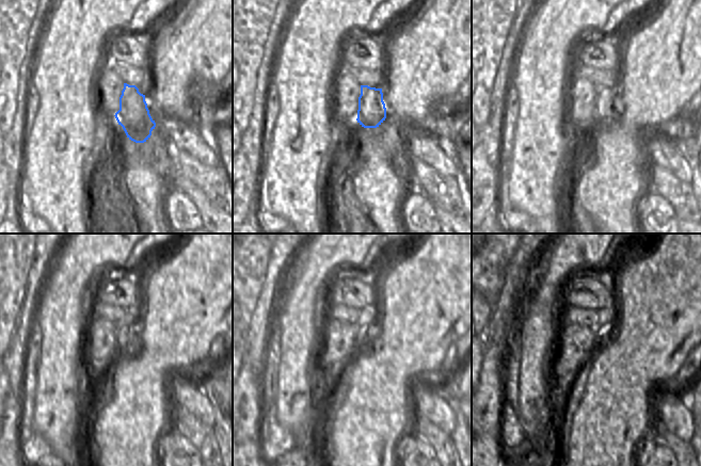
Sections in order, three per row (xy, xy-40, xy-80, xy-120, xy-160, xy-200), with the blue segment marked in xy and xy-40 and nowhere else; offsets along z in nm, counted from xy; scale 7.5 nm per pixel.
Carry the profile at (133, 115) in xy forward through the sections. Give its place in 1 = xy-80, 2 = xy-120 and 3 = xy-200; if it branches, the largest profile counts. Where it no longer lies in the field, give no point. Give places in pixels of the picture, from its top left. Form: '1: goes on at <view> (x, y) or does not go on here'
1: goes on at xy-80 (608, 110)
2: goes on at xy-120 (126, 335)
3: goes on at xy-200 (606, 316)

